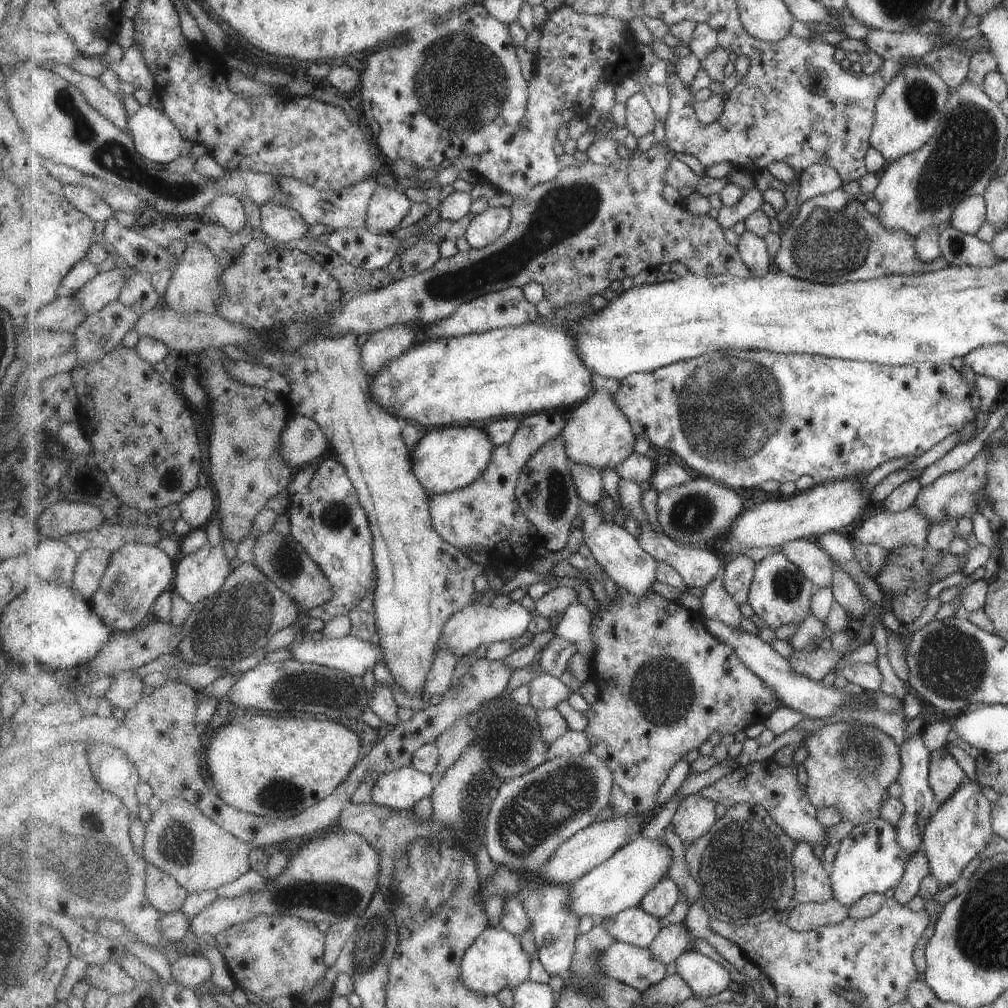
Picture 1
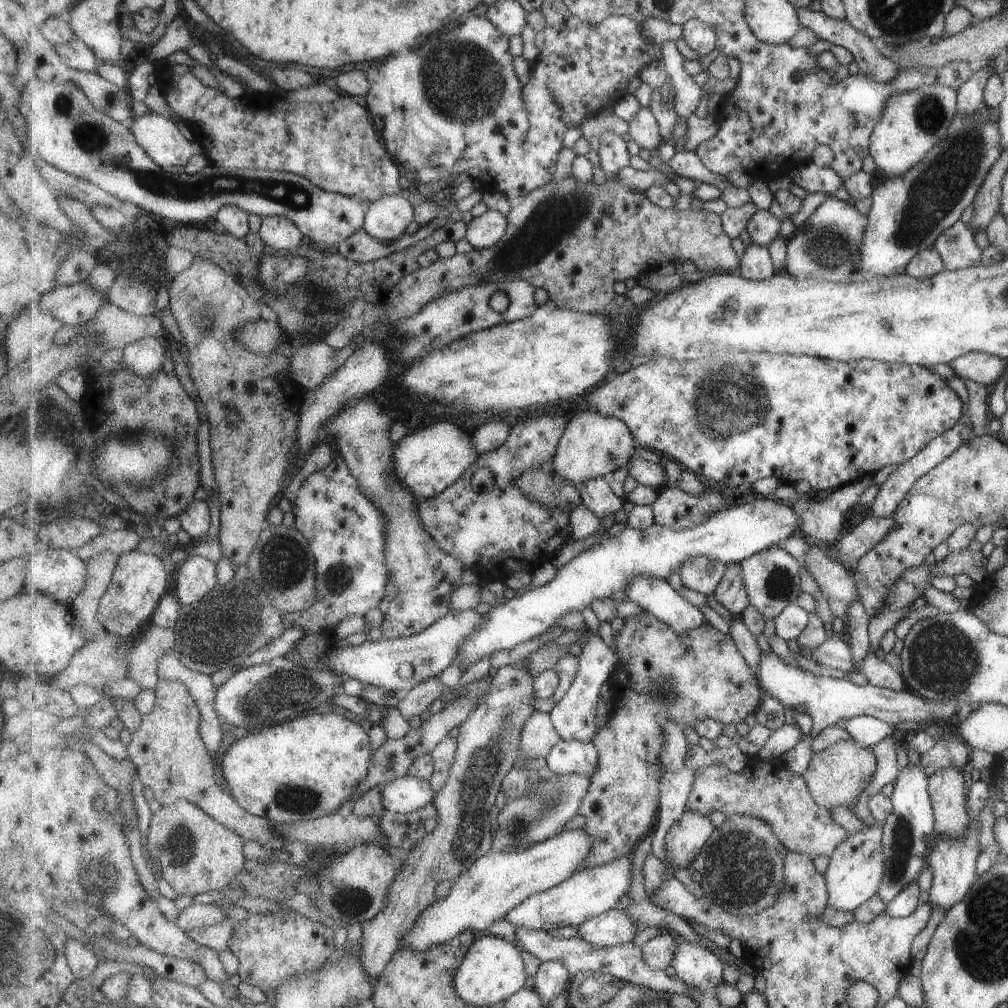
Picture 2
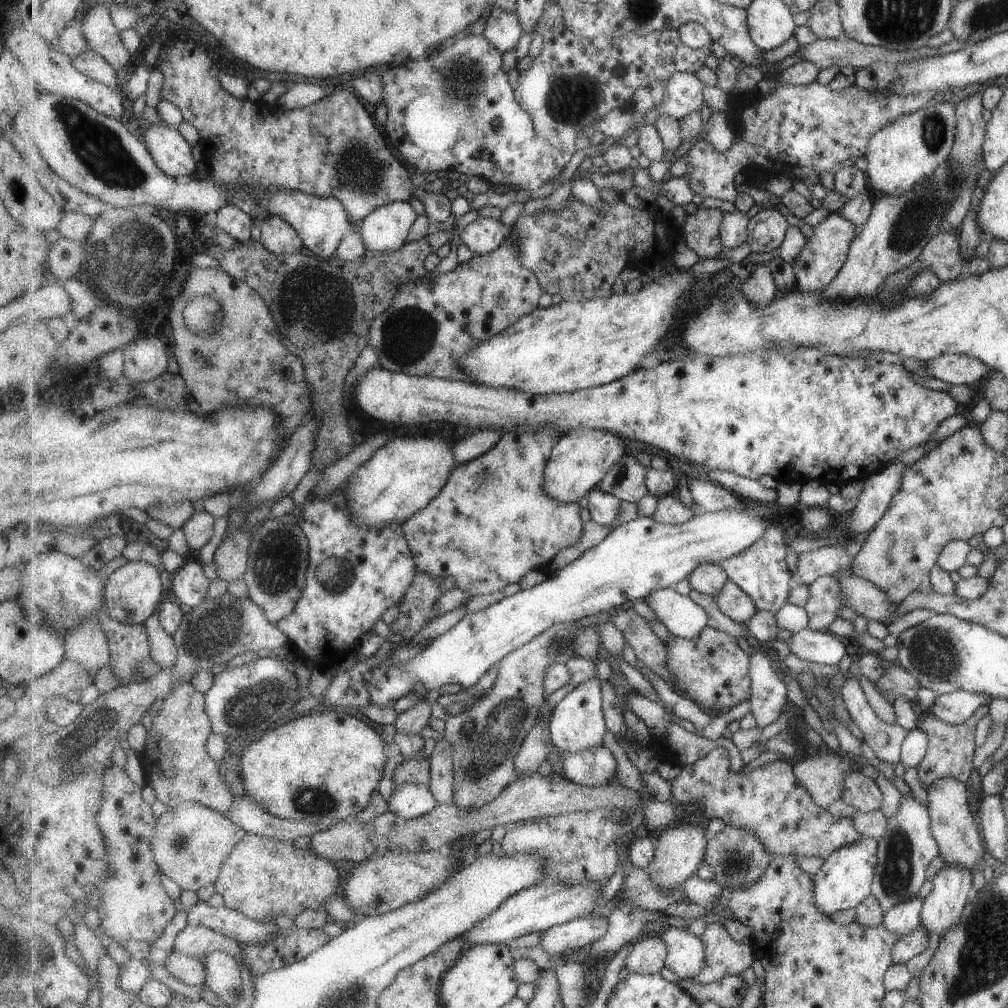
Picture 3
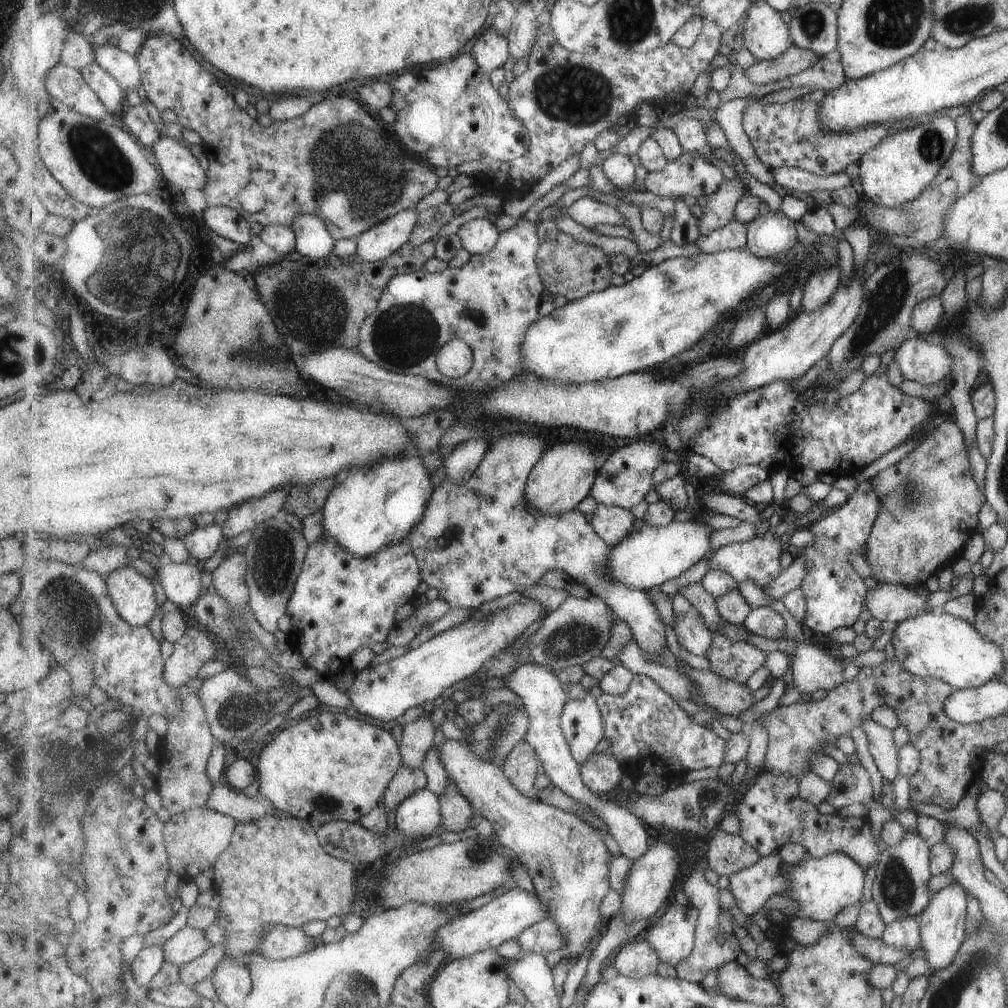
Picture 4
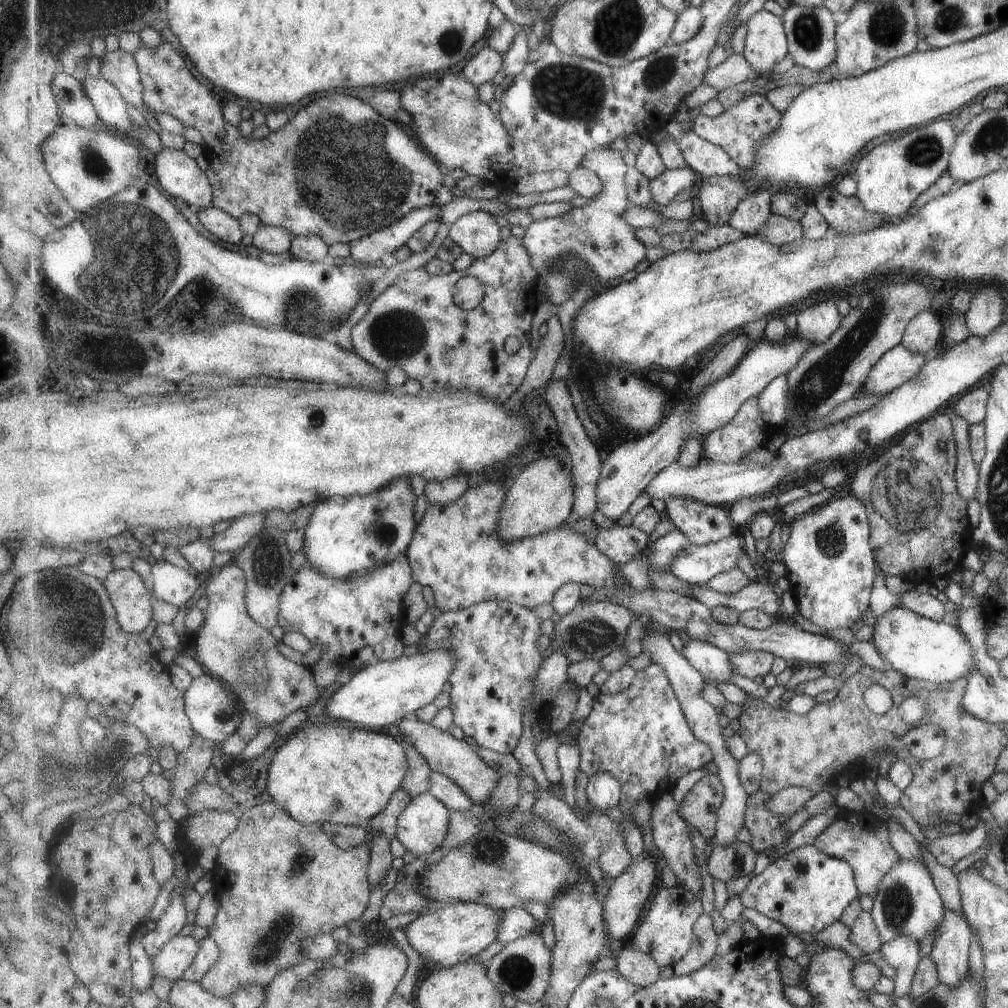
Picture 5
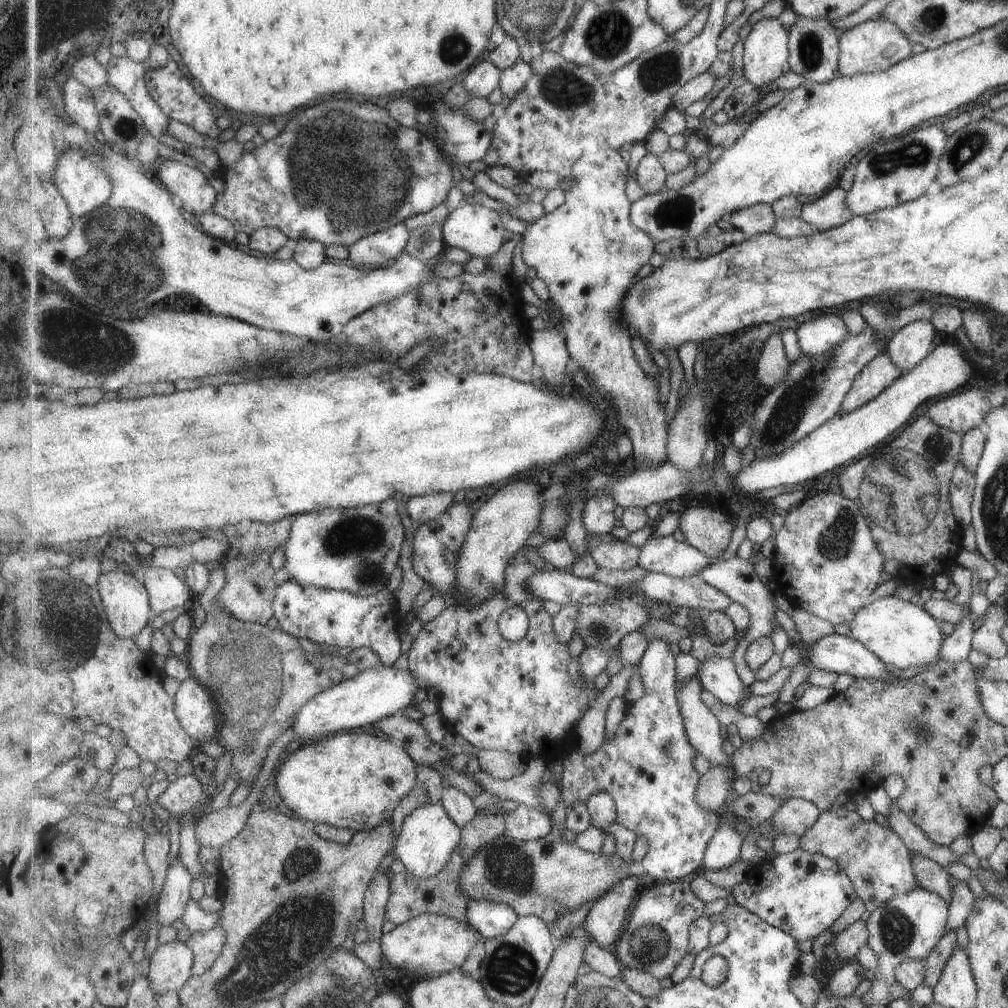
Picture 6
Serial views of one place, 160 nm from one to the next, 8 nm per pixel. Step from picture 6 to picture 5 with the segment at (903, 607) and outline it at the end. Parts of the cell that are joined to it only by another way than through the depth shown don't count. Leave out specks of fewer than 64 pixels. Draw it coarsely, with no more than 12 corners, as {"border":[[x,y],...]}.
{"border":[[898,605],[870,641],[906,678],[954,682],[975,668],[955,626]]}

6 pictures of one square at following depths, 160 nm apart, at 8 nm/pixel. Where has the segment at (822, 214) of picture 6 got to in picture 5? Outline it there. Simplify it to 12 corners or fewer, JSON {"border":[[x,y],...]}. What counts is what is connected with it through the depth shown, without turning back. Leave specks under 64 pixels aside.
{"border":[[832,186],[813,203],[838,233],[873,230],[891,219],[865,212]]}

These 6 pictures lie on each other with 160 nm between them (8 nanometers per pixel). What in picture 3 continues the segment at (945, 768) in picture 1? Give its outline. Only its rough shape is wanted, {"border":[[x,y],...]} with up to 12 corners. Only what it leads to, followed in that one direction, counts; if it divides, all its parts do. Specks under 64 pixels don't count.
{"border":[[939,778],[926,790],[930,833],[949,866],[975,868],[981,836],[967,788]]}

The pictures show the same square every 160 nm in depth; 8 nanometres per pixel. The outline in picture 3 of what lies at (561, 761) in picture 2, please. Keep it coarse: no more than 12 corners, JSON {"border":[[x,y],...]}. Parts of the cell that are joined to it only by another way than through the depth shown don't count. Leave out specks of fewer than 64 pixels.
{"border":[[607,746],[563,753],[565,777],[580,786],[616,780]]}

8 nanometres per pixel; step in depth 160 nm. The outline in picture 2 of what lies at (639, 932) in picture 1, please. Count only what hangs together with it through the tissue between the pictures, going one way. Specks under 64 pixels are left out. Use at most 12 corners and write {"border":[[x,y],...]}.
{"border":[[624,910],[583,922],[577,937],[616,946],[637,936],[635,918]]}

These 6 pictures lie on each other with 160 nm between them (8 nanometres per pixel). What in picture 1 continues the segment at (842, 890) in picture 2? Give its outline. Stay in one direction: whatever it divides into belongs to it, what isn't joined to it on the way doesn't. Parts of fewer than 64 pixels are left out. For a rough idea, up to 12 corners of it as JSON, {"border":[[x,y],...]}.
{"border":[[886,820],[837,842],[832,898],[893,889],[909,860]]}

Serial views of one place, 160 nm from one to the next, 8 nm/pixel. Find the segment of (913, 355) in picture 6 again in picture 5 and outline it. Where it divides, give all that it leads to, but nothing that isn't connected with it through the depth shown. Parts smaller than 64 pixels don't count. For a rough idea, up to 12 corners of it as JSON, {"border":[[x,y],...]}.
{"border":[[919,313],[899,345],[927,356],[938,348],[942,315]]}

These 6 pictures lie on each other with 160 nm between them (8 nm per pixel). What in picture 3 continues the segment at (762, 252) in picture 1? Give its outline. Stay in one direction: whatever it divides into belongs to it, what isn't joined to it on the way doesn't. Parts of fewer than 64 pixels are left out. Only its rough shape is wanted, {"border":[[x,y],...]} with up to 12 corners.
{"border":[[767,263],[755,265],[742,284],[755,308],[767,308],[780,293]]}

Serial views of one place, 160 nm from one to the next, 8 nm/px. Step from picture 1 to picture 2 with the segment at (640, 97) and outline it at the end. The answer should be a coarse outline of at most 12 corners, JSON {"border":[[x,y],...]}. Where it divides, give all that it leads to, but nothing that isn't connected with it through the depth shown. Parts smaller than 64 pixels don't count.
{"border":[[650,108],[631,120],[630,135],[653,154],[663,142]]}

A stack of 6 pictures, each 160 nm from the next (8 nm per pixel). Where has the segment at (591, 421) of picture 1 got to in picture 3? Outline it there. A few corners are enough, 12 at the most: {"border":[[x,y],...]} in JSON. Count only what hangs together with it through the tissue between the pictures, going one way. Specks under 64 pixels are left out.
{"border":[[575,428],[553,450],[543,490],[578,503],[623,459],[611,430]]}

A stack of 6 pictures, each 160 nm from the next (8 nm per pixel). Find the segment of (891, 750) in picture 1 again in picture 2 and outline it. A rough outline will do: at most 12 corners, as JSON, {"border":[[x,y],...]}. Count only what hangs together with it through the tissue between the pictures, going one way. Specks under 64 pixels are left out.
{"border":[[847,738],[815,752],[803,776],[817,804],[852,809],[875,770]]}

